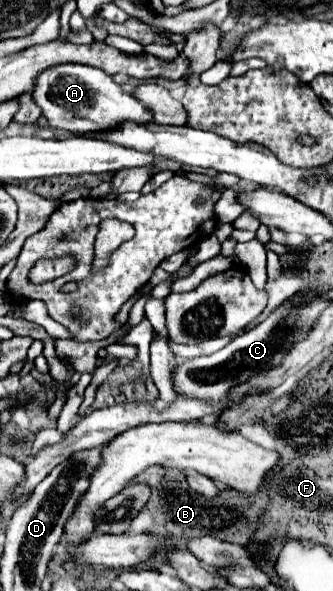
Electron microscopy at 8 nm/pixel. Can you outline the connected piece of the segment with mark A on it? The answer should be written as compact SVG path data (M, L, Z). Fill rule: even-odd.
M60 64L42 70L42 74L36 76L32 98L42 108L42 114L52 128L80 136L114 128L122 120L134 120L140 124L152 120L152 112L146 106L136 102L132 94L124 92L106 72L92 66Z

